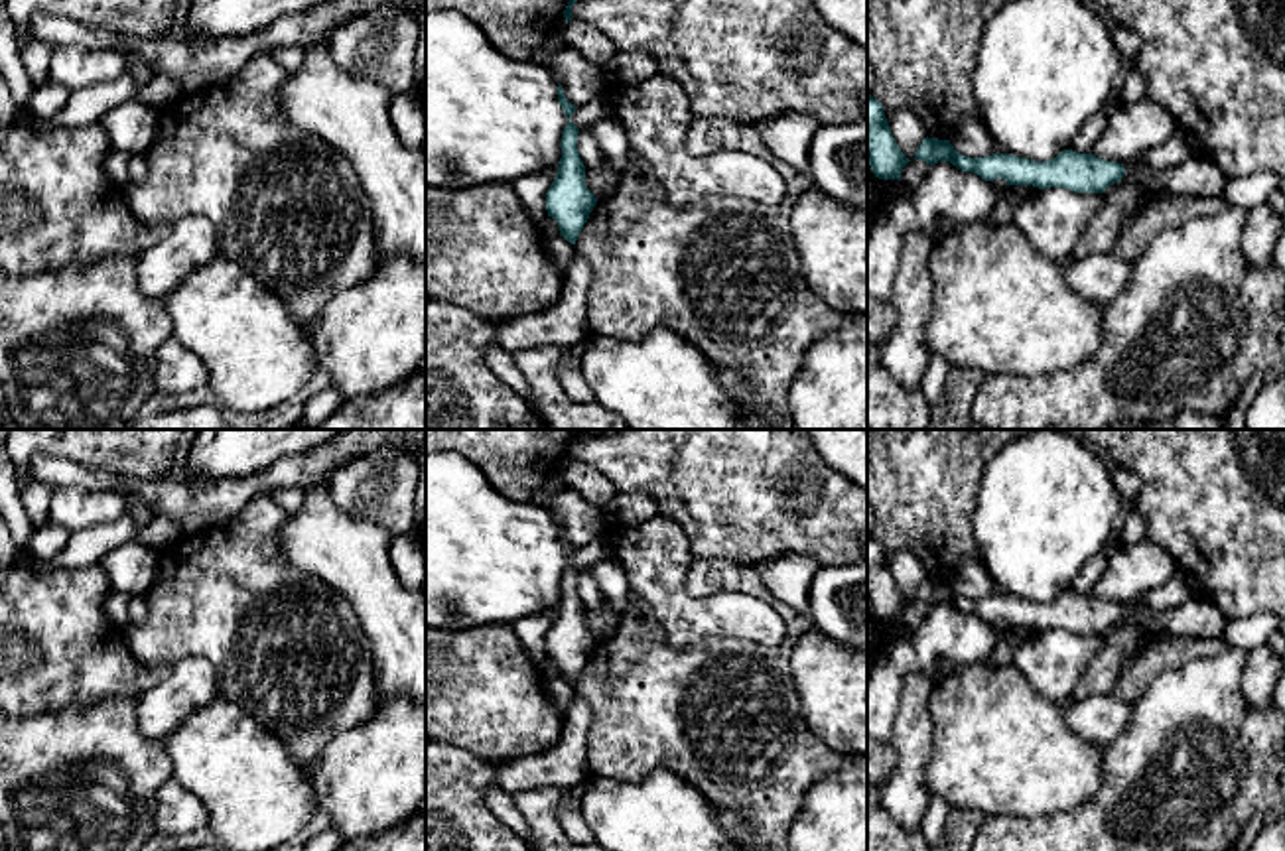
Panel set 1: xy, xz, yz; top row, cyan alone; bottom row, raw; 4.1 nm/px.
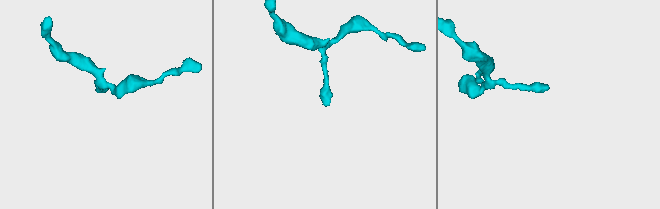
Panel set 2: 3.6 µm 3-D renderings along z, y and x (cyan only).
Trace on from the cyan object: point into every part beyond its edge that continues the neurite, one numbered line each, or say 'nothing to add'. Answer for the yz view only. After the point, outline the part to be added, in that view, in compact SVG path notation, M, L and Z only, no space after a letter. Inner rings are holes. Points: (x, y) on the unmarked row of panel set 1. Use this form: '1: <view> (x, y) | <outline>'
1: yz (1201, 617) | M1208 597L1190 599L1177 609L1149 611L1145 605L1123 605L1123 611L1137 611L1141 626L1149 632L1169 630L1194 638L1220 638L1224 634L1226 613Z

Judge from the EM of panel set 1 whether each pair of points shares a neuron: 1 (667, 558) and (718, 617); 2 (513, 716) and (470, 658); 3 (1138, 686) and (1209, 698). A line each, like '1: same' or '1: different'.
1: same
2: same
3: different

